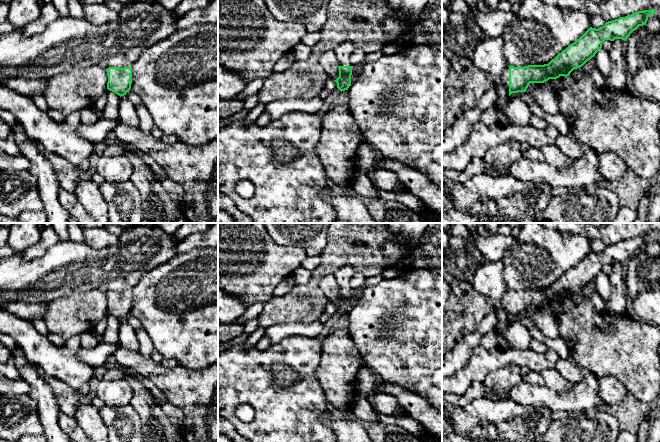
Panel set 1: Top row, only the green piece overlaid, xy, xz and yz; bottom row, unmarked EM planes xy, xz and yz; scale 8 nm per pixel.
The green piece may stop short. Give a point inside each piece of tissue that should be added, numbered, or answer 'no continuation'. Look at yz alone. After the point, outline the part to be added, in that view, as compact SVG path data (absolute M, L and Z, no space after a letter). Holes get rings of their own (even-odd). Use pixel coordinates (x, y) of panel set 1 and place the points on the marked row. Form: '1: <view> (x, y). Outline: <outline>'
1: yz (504, 80). Outline: M506 65L506 67L503 69L503 72L501 74L500 83L503 86L504 90L509 94L509 66Z

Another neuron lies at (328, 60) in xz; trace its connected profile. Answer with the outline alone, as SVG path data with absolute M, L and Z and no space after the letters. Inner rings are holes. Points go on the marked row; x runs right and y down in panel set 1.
M334 50L322 54L320 64L331 79L336 80L339 77L338 59Z

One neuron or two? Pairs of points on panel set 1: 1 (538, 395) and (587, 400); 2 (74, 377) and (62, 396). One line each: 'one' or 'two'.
1: one
2: two

